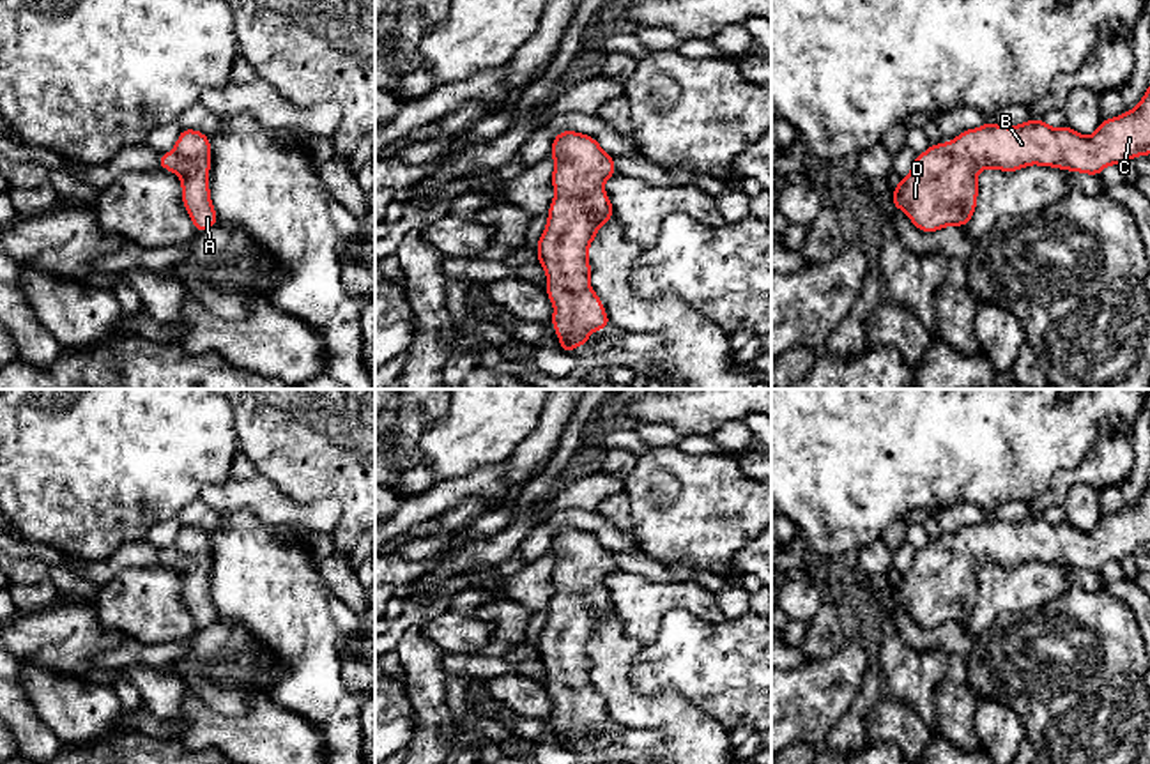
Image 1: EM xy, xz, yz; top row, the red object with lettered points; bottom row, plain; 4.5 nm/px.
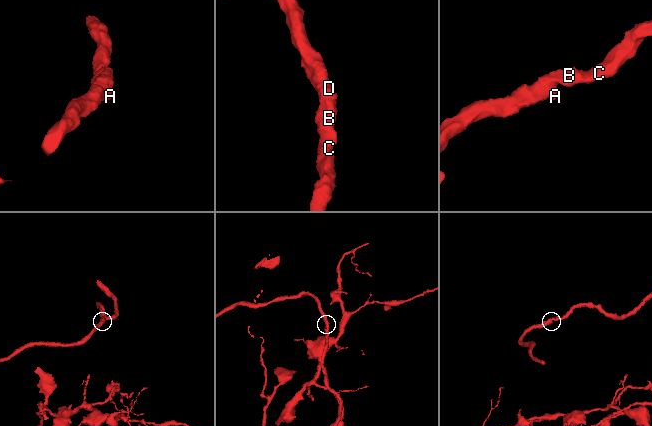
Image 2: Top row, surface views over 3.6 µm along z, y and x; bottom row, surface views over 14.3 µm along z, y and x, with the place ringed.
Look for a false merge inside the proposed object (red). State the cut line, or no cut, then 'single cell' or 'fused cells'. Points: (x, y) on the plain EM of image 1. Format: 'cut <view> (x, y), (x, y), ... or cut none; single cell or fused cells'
cut none; single cell

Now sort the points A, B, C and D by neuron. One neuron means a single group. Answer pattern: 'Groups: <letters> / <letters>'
Groups: A B C D

